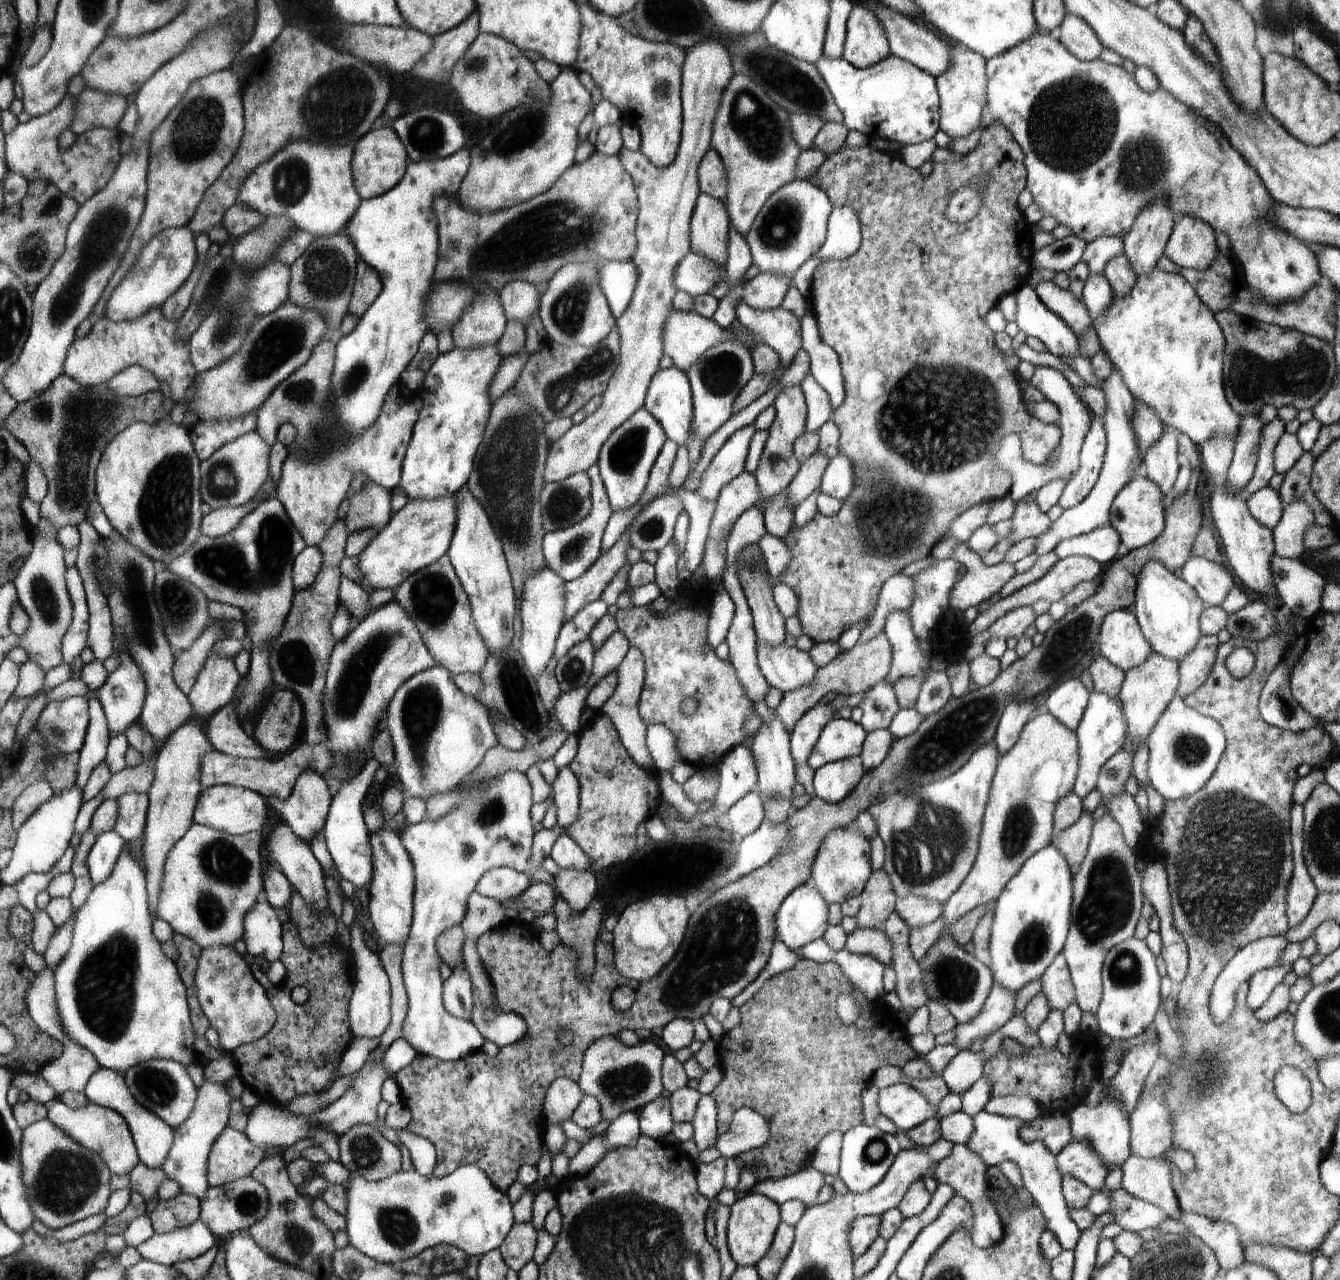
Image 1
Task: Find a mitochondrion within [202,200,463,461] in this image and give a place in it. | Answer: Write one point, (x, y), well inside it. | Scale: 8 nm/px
(279, 342)

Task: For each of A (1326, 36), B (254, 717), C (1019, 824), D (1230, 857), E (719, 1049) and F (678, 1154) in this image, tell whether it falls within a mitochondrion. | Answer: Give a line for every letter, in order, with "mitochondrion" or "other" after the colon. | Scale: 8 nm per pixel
A: other
B: other
C: mitochondrion
D: mitochondrion
E: other
F: other

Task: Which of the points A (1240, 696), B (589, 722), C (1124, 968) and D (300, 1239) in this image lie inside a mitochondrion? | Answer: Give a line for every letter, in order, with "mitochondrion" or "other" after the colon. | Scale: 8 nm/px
A: other
B: other
C: mitochondrion
D: mitochondrion

